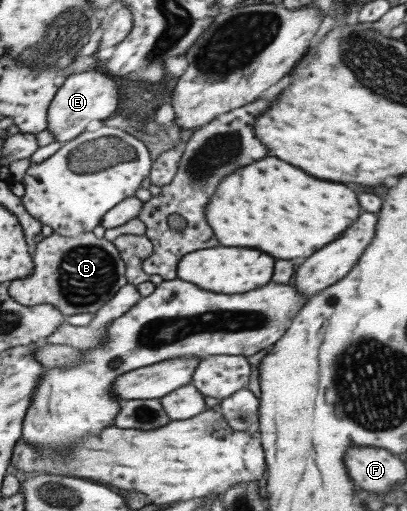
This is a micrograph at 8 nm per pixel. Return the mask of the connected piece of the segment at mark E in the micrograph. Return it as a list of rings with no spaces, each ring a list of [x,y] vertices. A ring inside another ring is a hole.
[[[98,71],[71,73],[53,95],[47,106],[47,126],[54,141],[67,142],[85,131],[90,120],[104,121],[111,116],[117,106],[118,79]]]

